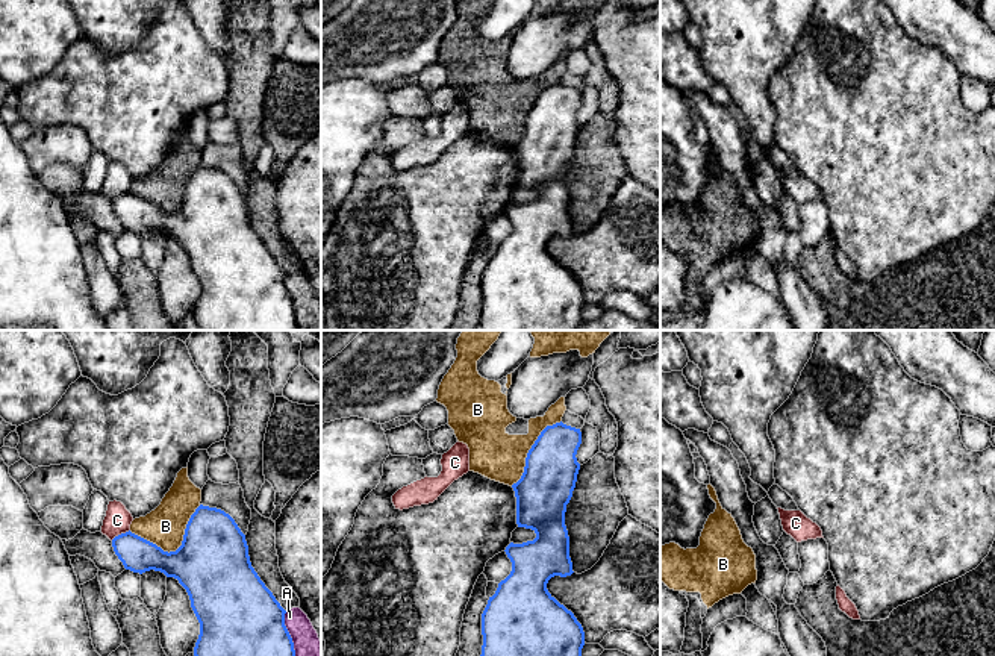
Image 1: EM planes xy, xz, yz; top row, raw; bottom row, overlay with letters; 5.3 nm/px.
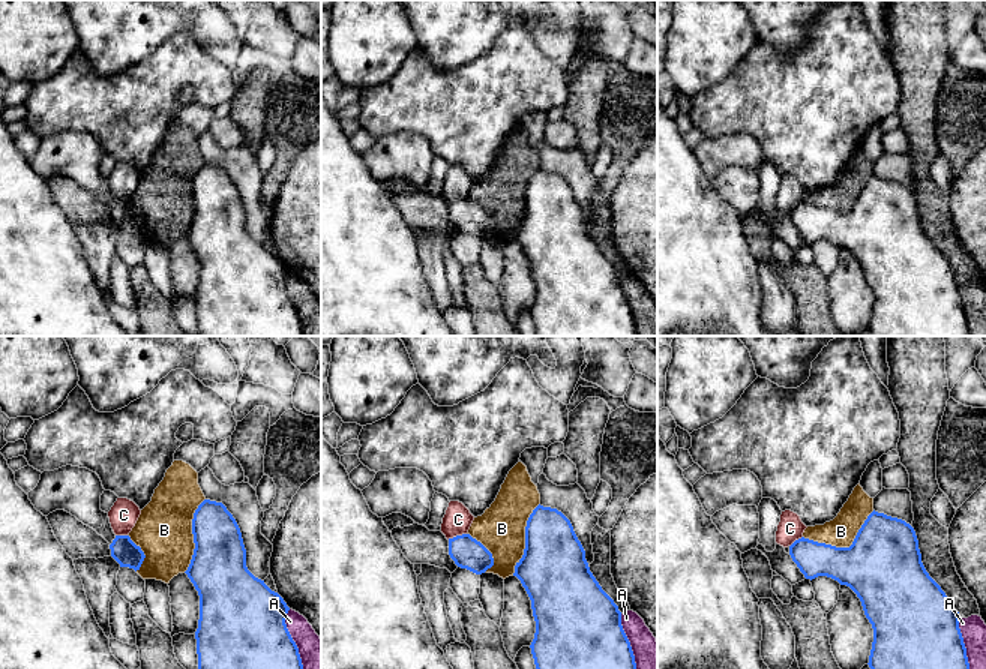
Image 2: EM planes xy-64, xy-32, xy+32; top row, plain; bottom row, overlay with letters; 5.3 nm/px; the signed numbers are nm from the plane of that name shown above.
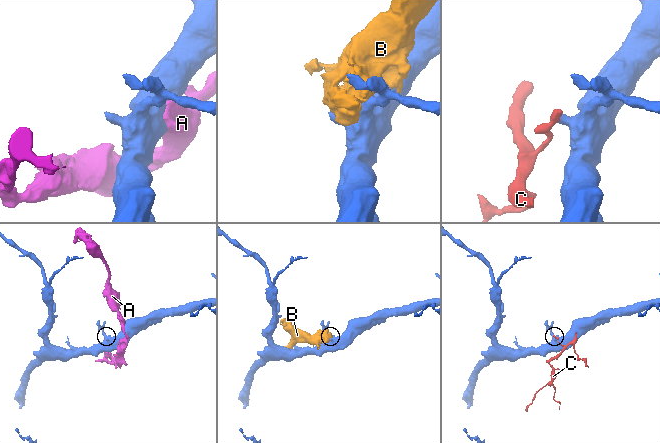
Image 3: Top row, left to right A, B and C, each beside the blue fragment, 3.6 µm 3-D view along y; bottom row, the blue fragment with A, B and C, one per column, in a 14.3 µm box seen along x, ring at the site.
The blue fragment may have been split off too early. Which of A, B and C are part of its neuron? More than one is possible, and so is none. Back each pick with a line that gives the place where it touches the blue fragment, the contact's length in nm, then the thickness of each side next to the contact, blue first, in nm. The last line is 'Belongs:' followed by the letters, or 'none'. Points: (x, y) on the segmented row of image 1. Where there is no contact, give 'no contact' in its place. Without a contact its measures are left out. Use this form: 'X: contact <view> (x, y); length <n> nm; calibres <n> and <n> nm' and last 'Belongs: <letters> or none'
Belongs: none

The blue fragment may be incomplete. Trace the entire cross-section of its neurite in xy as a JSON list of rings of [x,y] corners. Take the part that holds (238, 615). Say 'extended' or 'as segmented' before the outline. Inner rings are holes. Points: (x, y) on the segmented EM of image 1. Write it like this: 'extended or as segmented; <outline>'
as segmented; [[[200,504],[176,551],[164,551],[130,530],[115,536],[112,547],[126,570],[139,574],[161,571],[186,589],[200,623],[194,656],[295,656],[285,626],[286,611],[251,567],[245,535],[224,511]]]

